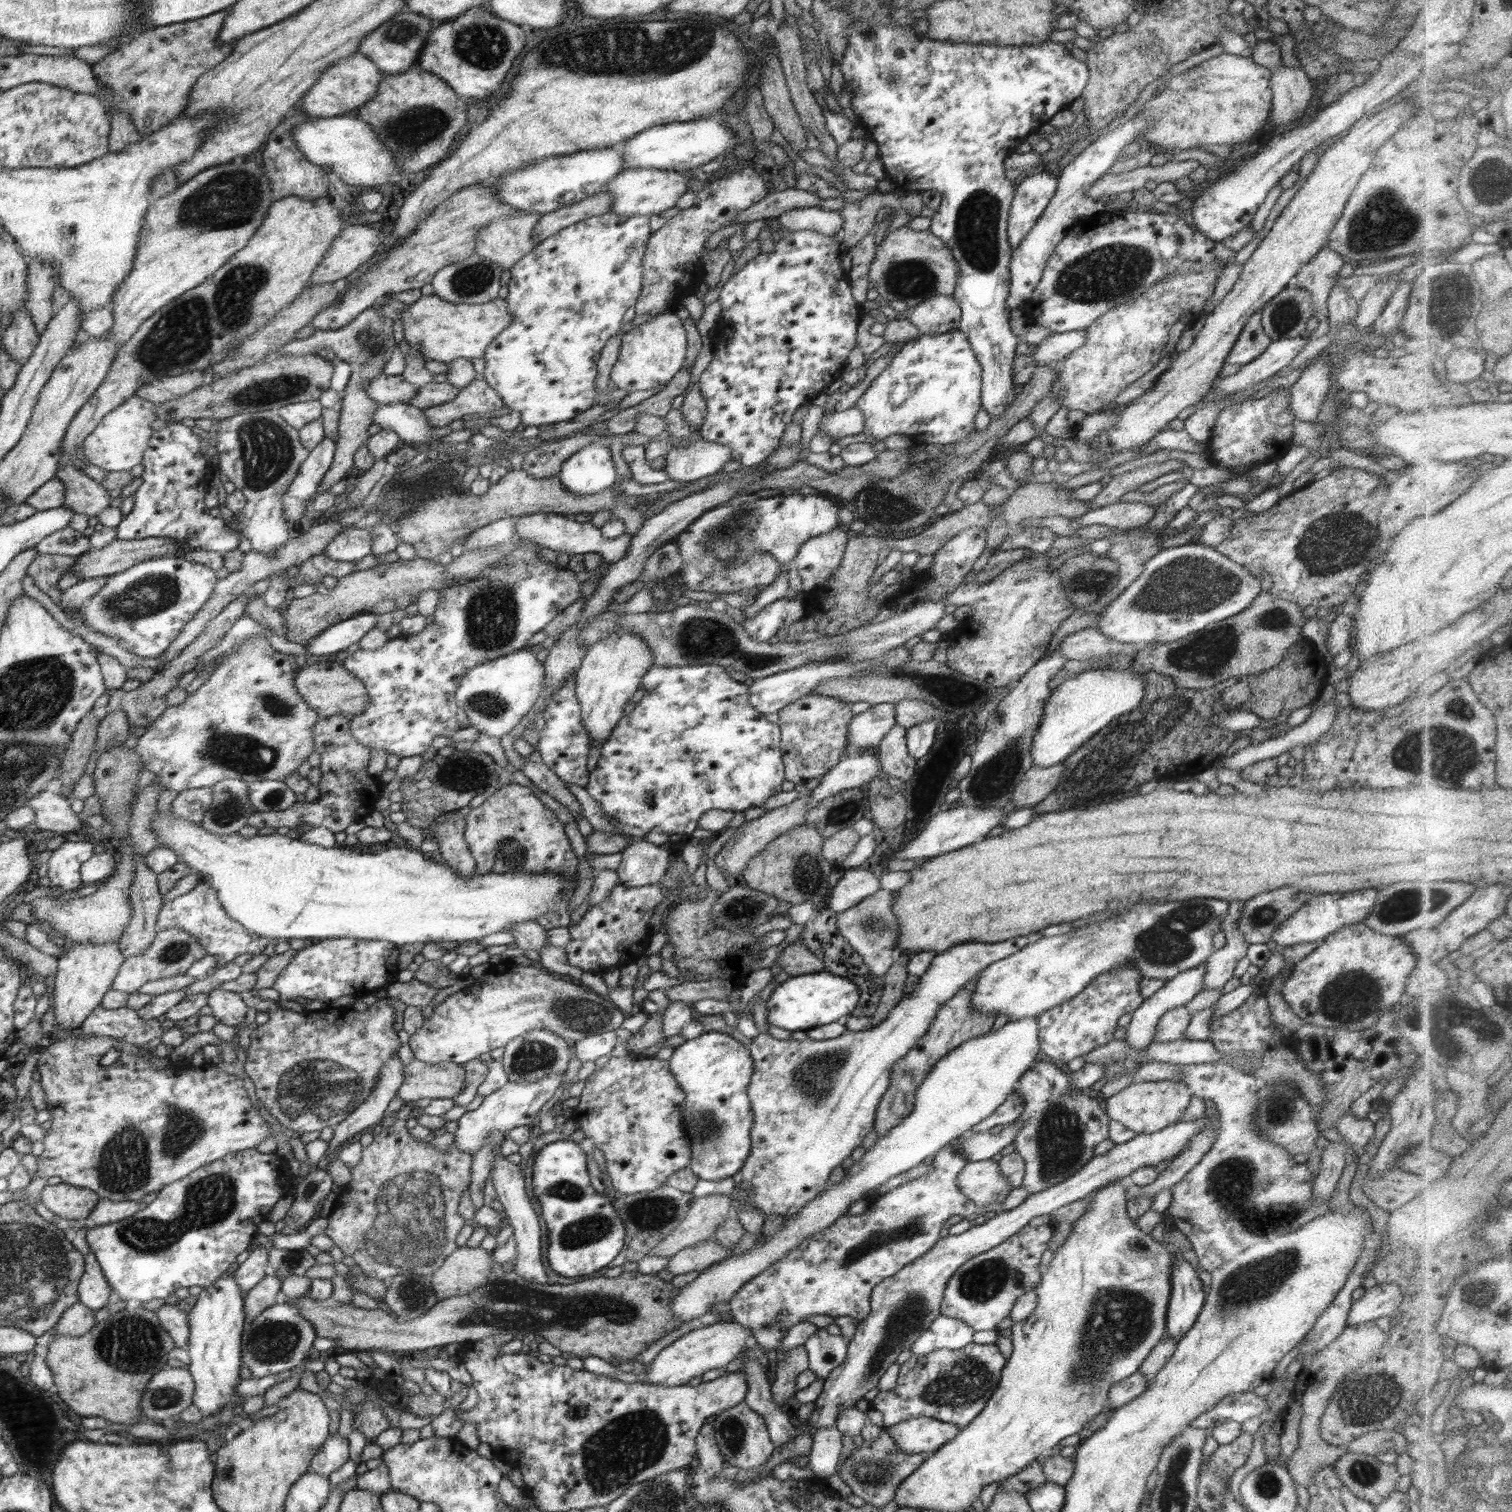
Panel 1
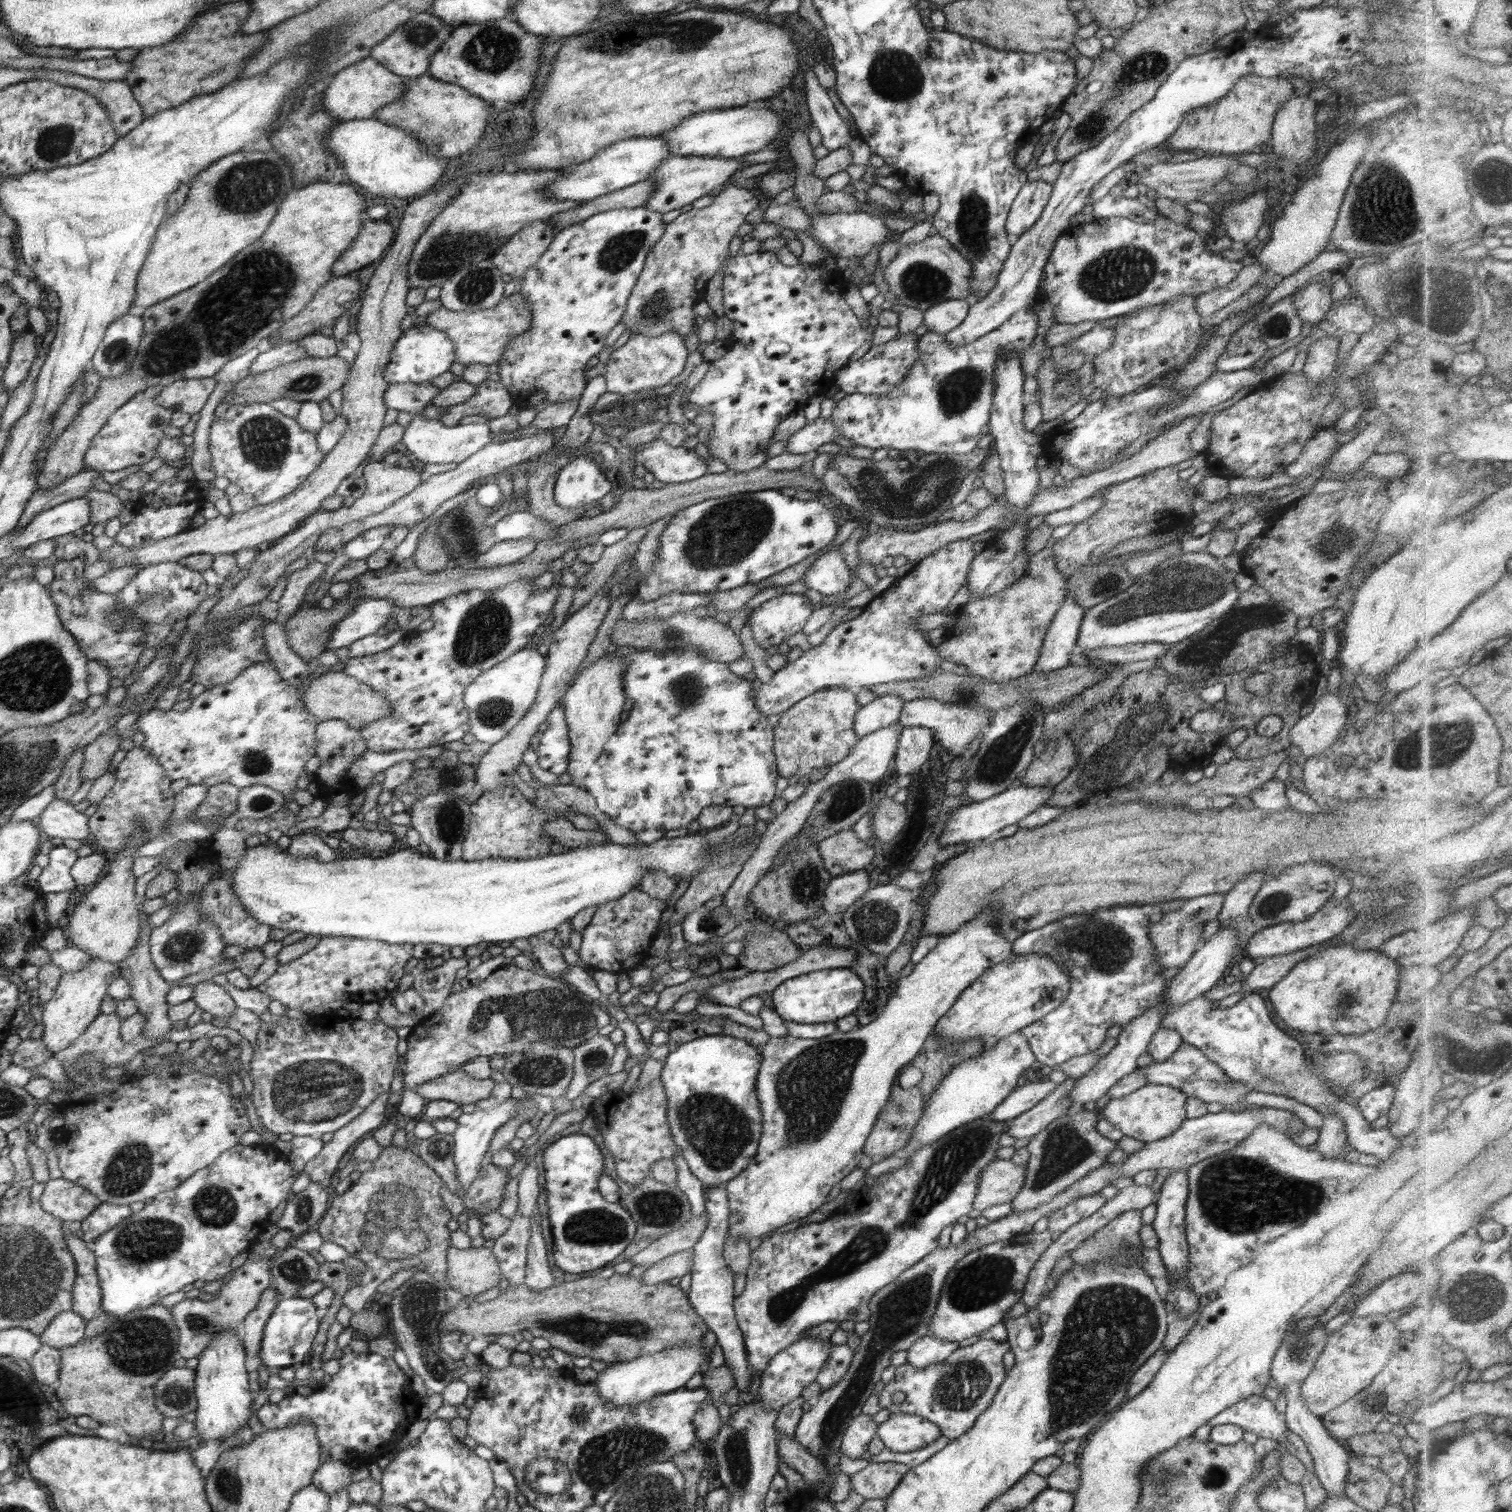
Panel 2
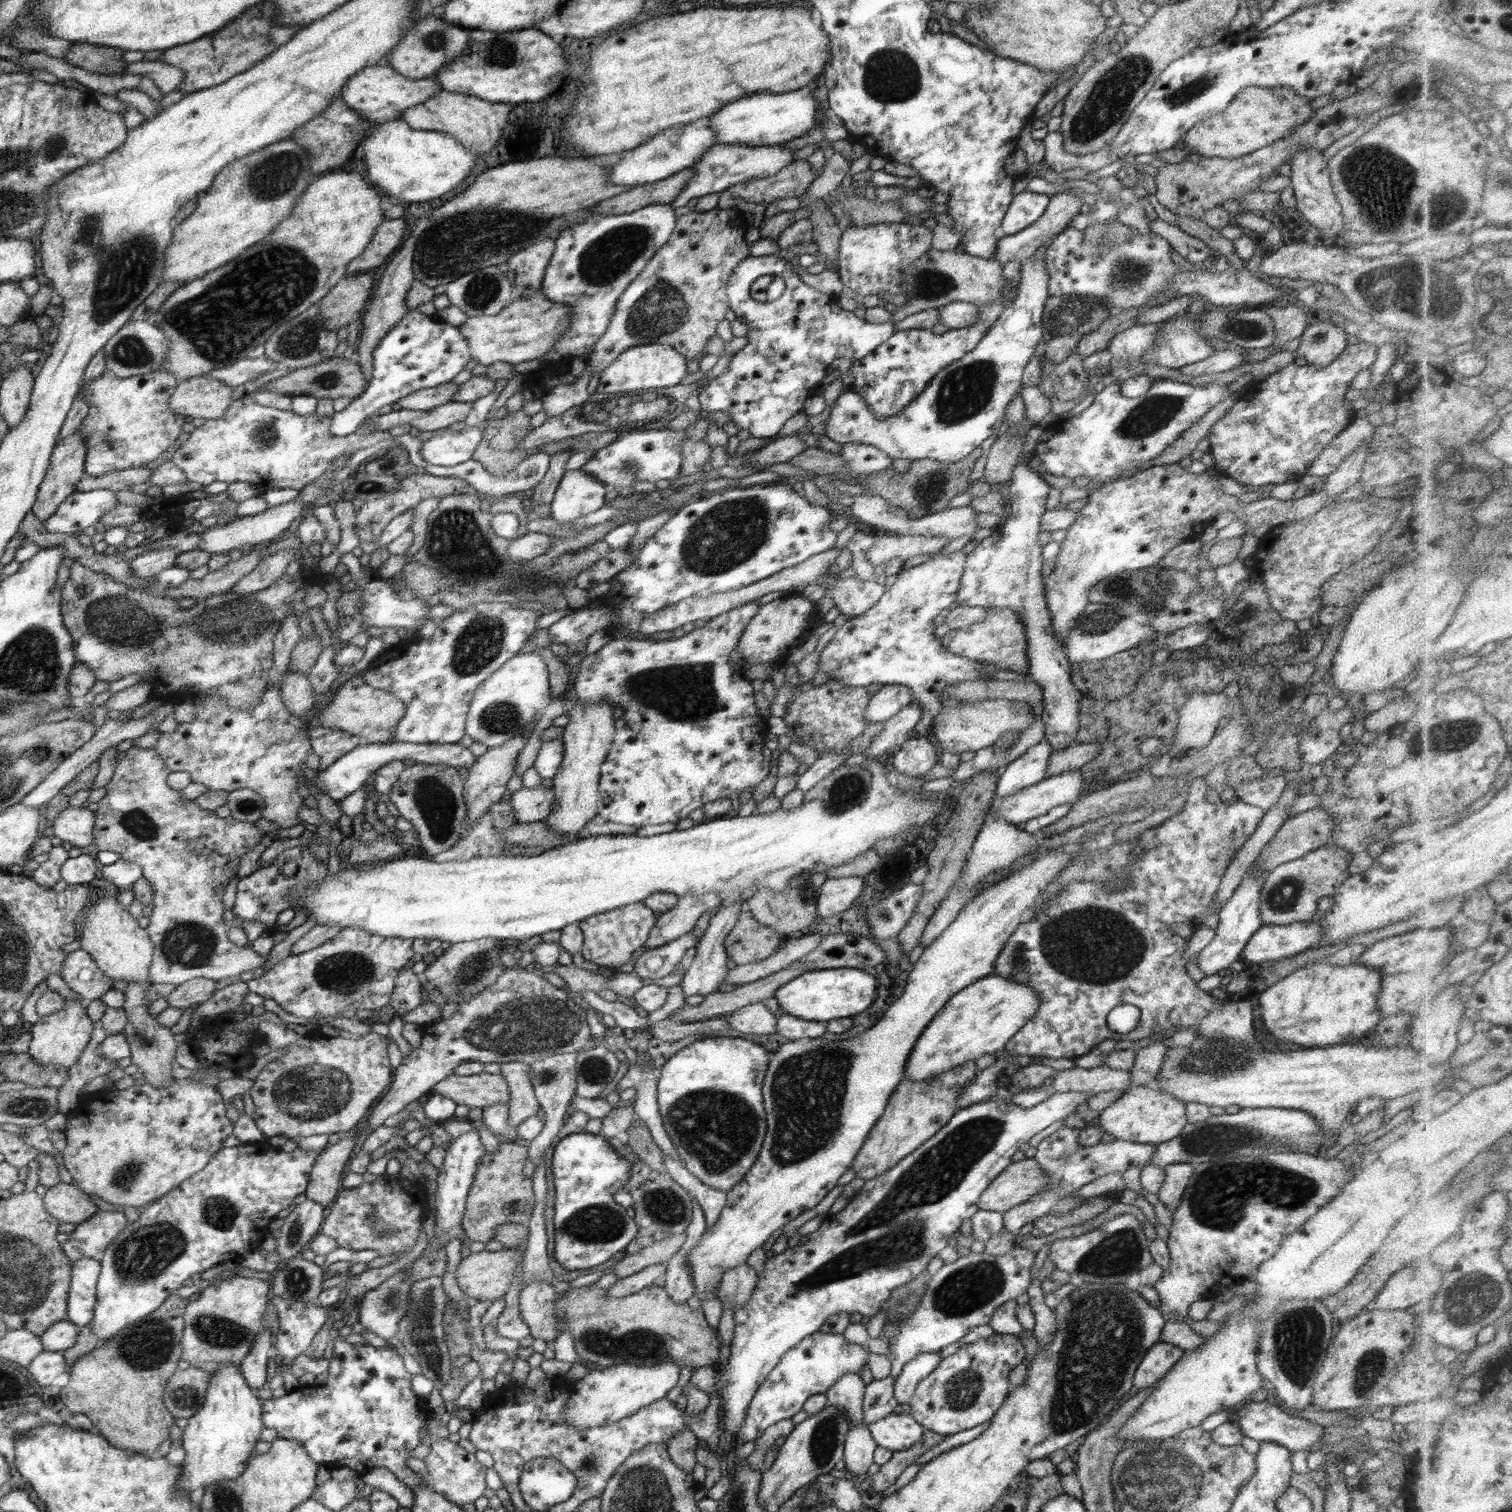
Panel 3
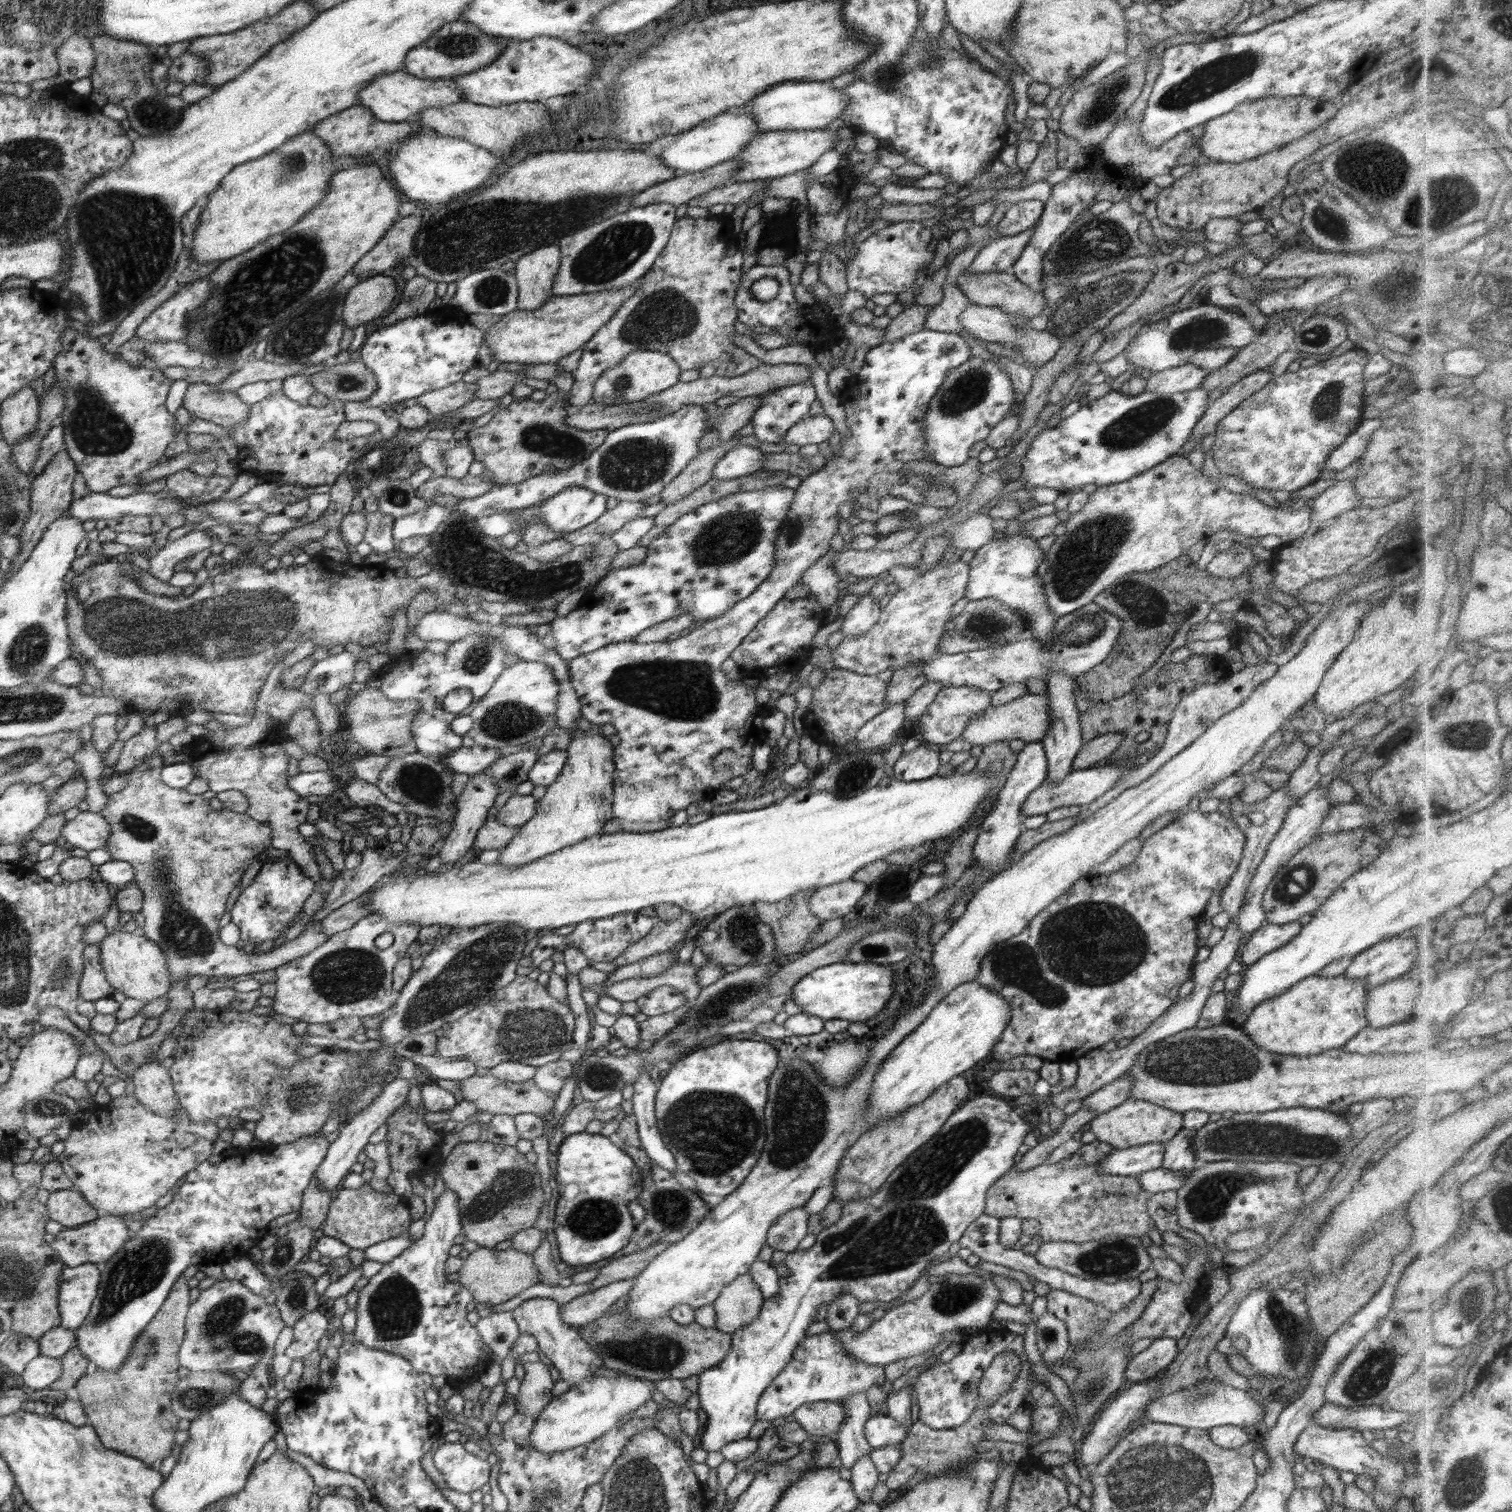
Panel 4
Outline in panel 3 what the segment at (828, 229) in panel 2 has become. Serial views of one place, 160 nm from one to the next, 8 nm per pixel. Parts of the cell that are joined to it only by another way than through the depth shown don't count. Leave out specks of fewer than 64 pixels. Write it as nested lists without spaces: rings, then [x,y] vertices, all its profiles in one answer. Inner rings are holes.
[[[880,223],[848,227],[841,234],[838,247],[838,276],[843,285],[854,290],[859,299],[870,294],[897,291],[903,283],[906,267],[922,254],[930,251],[933,230],[922,225],[908,223]]]

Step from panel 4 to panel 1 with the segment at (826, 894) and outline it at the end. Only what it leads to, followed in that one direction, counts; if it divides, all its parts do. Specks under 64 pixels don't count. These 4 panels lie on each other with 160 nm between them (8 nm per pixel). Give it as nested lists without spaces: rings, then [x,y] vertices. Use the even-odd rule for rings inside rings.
[[[868,866],[847,868],[836,885],[829,890],[826,906],[835,913],[844,912],[880,888],[879,878]]]

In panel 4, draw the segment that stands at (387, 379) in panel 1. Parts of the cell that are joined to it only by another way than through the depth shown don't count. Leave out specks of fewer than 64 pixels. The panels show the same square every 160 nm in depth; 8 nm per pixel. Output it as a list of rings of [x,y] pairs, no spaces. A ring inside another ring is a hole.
[[[476,383],[451,384],[449,387],[432,390],[425,395],[416,399],[418,404],[425,406],[431,416],[443,416],[451,414],[469,403],[470,400],[476,399]]]

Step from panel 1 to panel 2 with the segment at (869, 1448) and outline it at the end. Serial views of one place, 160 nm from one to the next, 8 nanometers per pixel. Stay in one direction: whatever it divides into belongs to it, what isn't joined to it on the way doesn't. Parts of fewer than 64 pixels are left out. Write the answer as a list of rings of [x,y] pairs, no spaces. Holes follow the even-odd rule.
[[[869,1462],[864,1470],[850,1476],[851,1491],[865,1499],[885,1499],[898,1487],[907,1472],[906,1464]]]

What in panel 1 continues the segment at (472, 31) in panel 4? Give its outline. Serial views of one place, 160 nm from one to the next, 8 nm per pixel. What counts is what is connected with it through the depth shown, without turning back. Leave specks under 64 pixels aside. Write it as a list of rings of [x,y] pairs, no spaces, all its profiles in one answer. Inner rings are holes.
[[[405,10],[366,36],[362,41],[360,52],[375,61],[378,68],[381,68],[386,74],[404,74],[410,67],[418,64],[434,24],[434,20],[430,17]]]

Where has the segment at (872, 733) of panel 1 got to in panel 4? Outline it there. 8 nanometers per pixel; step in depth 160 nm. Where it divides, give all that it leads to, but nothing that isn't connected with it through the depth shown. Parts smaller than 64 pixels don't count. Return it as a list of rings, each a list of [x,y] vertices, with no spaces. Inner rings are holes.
[[[914,663],[896,669],[890,678],[885,696],[887,707],[905,702],[925,681],[926,678],[918,672]]]

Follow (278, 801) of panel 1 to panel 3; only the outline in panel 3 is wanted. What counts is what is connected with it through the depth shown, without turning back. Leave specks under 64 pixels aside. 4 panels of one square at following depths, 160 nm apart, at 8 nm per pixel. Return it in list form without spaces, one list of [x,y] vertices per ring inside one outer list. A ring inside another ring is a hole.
[[[239,788],[227,793],[227,805],[232,818],[253,823],[262,818],[265,798],[260,793],[250,788]]]

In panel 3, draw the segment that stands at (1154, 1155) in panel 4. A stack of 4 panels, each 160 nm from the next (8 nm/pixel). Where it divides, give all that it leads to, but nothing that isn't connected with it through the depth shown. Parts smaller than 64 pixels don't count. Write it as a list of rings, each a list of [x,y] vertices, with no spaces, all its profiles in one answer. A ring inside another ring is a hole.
[[[1063,1126],[1044,1138],[1036,1147],[1033,1159],[1049,1176],[1049,1184],[1032,1200],[1020,1204],[1003,1214],[1003,1225],[1008,1232],[1017,1233],[1024,1224],[1048,1215],[1050,1208],[1058,1204],[1058,1199],[1065,1194],[1077,1191],[1081,1186],[1113,1172],[1125,1172],[1130,1166],[1146,1166],[1151,1163],[1155,1145],[1138,1144],[1115,1140],[1110,1143],[1098,1142],[1094,1146],[1081,1146],[1078,1136],[1079,1130]]]

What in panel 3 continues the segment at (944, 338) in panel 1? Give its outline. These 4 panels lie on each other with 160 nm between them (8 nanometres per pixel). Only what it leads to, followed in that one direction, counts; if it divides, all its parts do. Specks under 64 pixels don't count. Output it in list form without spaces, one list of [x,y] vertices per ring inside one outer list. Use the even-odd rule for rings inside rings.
[[[1053,238],[1047,240],[1047,244],[1042,245],[1042,248],[1030,260],[1021,262],[1016,298],[1005,306],[975,349],[940,370],[929,385],[910,404],[907,404],[902,412],[888,418],[885,416],[877,418],[858,393],[846,390],[833,402],[831,413],[825,420],[824,434],[841,445],[854,443],[878,448],[892,459],[910,461],[931,459],[944,465],[963,460],[974,449],[979,448],[984,440],[992,435],[1000,434],[1005,429],[1006,408],[1023,387],[1024,367],[1030,362],[1030,357],[1043,337],[1043,312],[1046,299],[1050,295],[1049,274],[1046,270],[1044,255],[1052,241]]]

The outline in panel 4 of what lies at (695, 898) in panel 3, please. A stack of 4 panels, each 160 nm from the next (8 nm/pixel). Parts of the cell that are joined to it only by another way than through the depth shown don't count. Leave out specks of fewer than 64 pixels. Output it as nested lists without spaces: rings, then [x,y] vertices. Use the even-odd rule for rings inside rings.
[[[685,910],[674,920],[660,920],[645,938],[632,944],[612,964],[616,965],[616,969],[618,969],[640,961],[649,955],[670,951],[676,944],[684,940],[692,926],[694,926],[693,916]]]

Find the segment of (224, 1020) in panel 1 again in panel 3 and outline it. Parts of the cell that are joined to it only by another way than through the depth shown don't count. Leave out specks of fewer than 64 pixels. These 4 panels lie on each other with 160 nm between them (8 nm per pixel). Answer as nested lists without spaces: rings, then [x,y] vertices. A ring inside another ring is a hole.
[[[193,979],[189,983],[179,985],[172,994],[166,997],[169,1008],[187,1009],[193,1005],[208,1002],[216,992],[216,981]]]

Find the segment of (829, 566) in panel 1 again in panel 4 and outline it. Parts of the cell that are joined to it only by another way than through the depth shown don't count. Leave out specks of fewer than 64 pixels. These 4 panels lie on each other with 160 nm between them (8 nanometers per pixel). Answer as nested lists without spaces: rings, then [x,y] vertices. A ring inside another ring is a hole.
[[[870,594],[862,595],[859,603],[843,617],[840,632],[844,636],[860,636],[868,632],[880,616],[883,603],[870,597]]]

